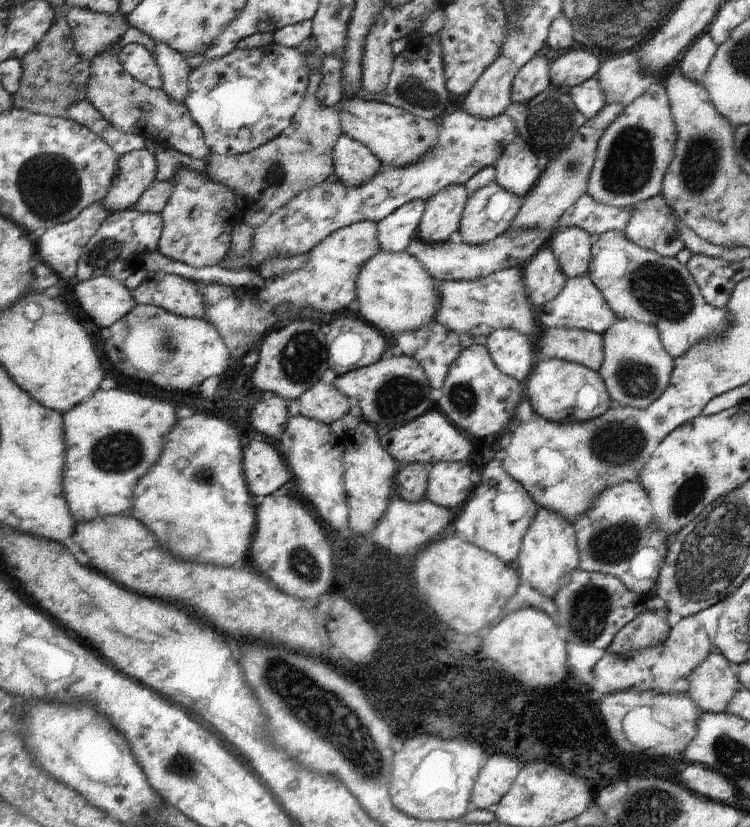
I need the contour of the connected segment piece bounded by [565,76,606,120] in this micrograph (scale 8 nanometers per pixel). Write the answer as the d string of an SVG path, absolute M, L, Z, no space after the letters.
M597 76L583 84L565 89L574 107L588 120L592 119L606 105Z

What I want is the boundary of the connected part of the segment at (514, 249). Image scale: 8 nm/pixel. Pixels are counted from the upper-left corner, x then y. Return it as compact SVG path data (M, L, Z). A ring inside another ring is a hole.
M509 230L504 235L482 245L468 245L465 243L452 244L449 241L442 243L425 243L418 238L406 246L405 252L418 260L418 263L428 272L428 275L440 281L474 281L489 276L491 273L511 267L520 267L528 263L537 251L548 245L550 234L539 231L525 231L512 235Z

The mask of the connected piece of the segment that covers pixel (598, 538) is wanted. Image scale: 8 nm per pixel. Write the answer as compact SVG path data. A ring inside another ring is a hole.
M638 480L602 490L573 528L582 571L614 576L634 595L646 596L656 585L659 569L667 556L667 544L655 528L650 502Z

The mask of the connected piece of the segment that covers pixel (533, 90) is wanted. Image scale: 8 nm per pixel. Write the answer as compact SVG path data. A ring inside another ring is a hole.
M539 54L519 69L514 78L511 100L514 103L524 103L545 92L550 86L550 62Z

